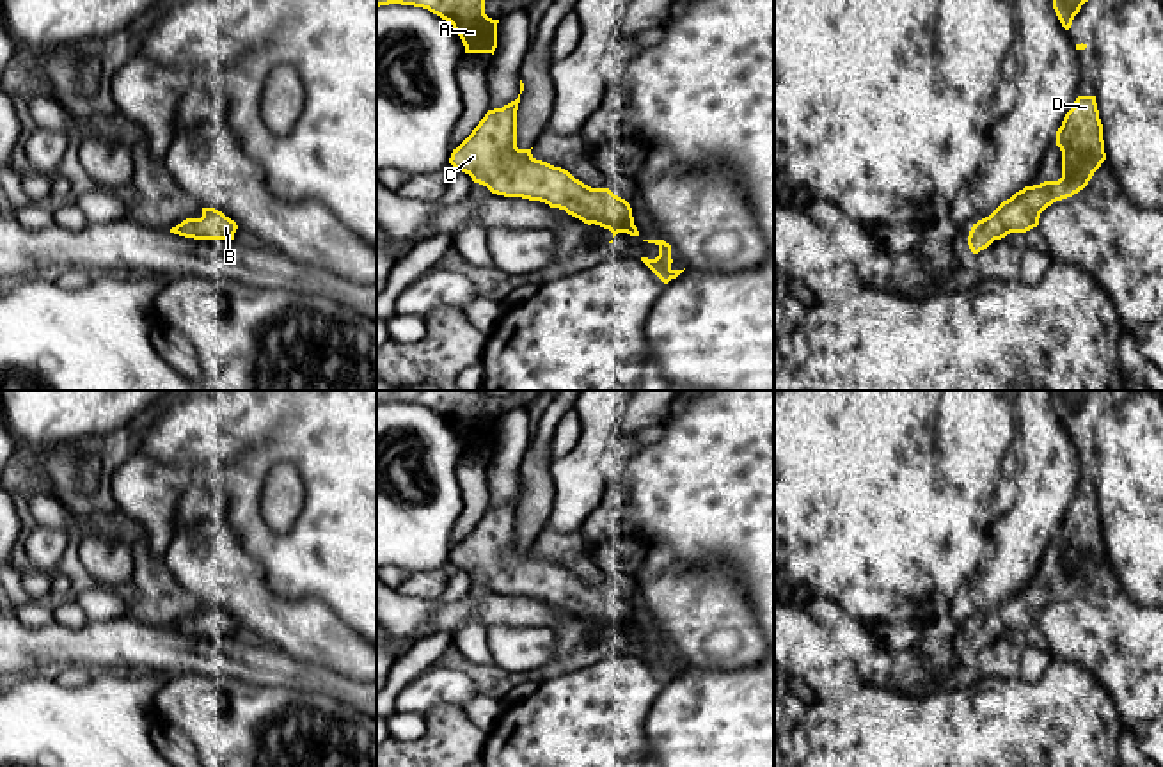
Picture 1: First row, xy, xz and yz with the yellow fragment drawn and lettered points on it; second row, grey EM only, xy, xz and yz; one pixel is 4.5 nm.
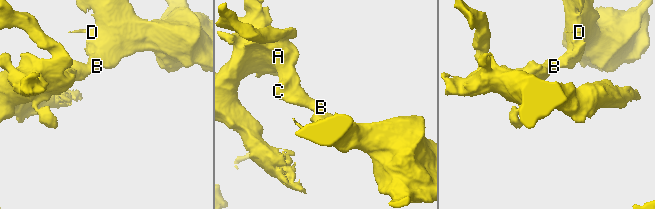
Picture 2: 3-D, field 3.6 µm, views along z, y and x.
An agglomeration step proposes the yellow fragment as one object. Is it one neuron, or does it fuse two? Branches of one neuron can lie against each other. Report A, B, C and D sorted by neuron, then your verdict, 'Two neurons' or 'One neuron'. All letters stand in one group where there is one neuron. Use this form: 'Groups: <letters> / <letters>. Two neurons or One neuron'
Groups: A B C D. One neuron

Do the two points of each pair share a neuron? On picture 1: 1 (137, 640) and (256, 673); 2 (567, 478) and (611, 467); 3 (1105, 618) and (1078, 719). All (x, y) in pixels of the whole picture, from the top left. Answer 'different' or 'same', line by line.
1: same
2: different
3: different

